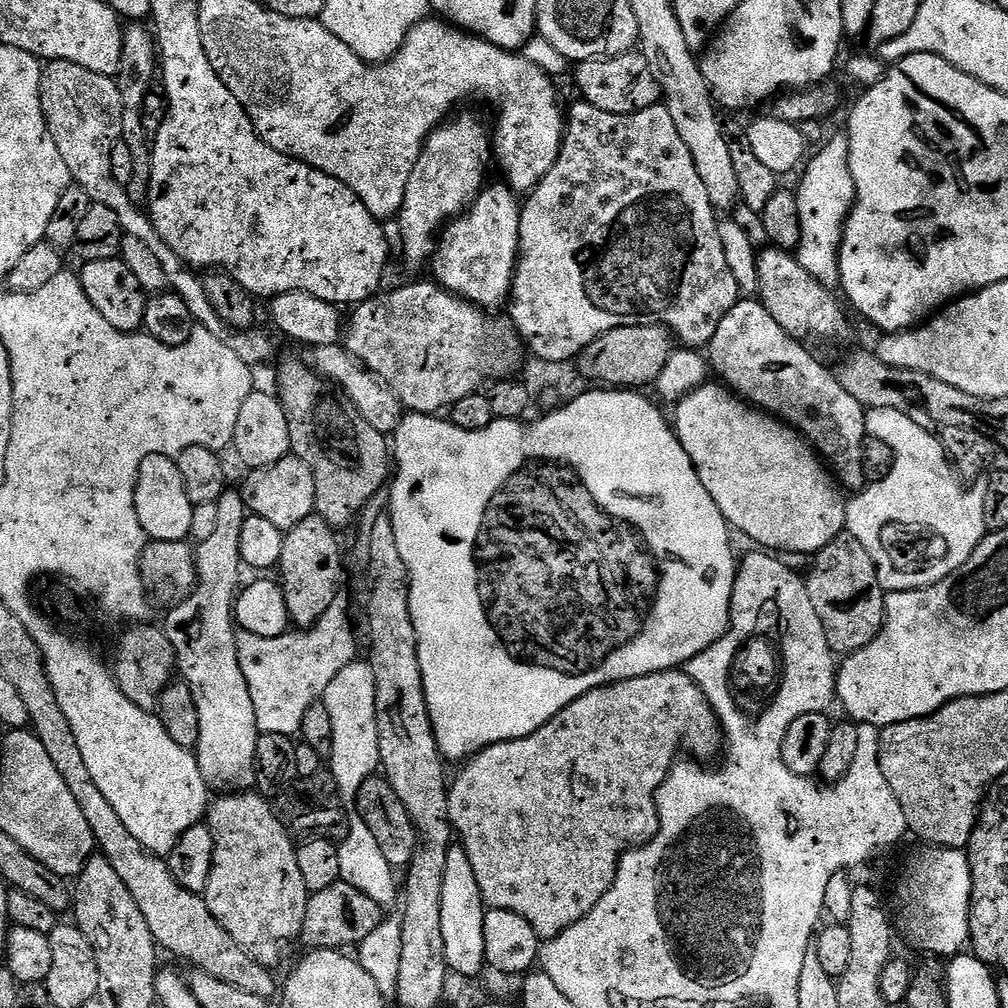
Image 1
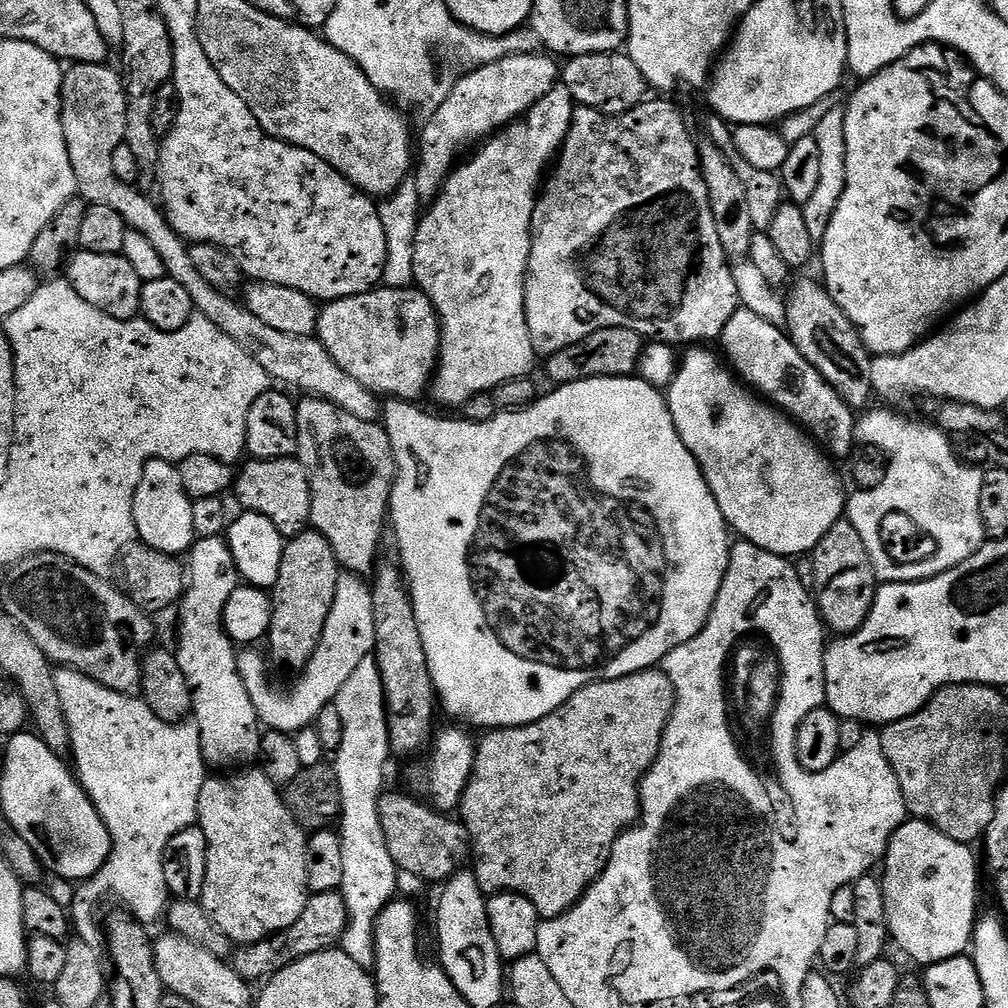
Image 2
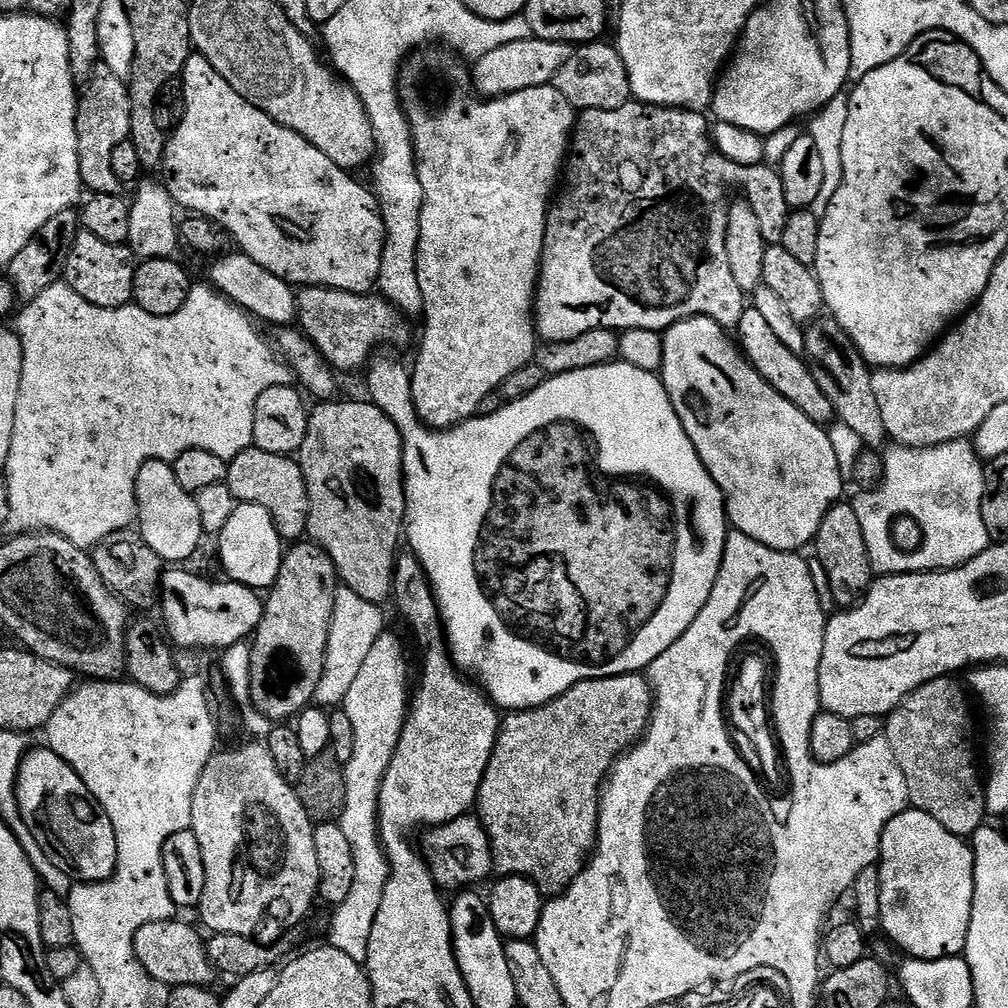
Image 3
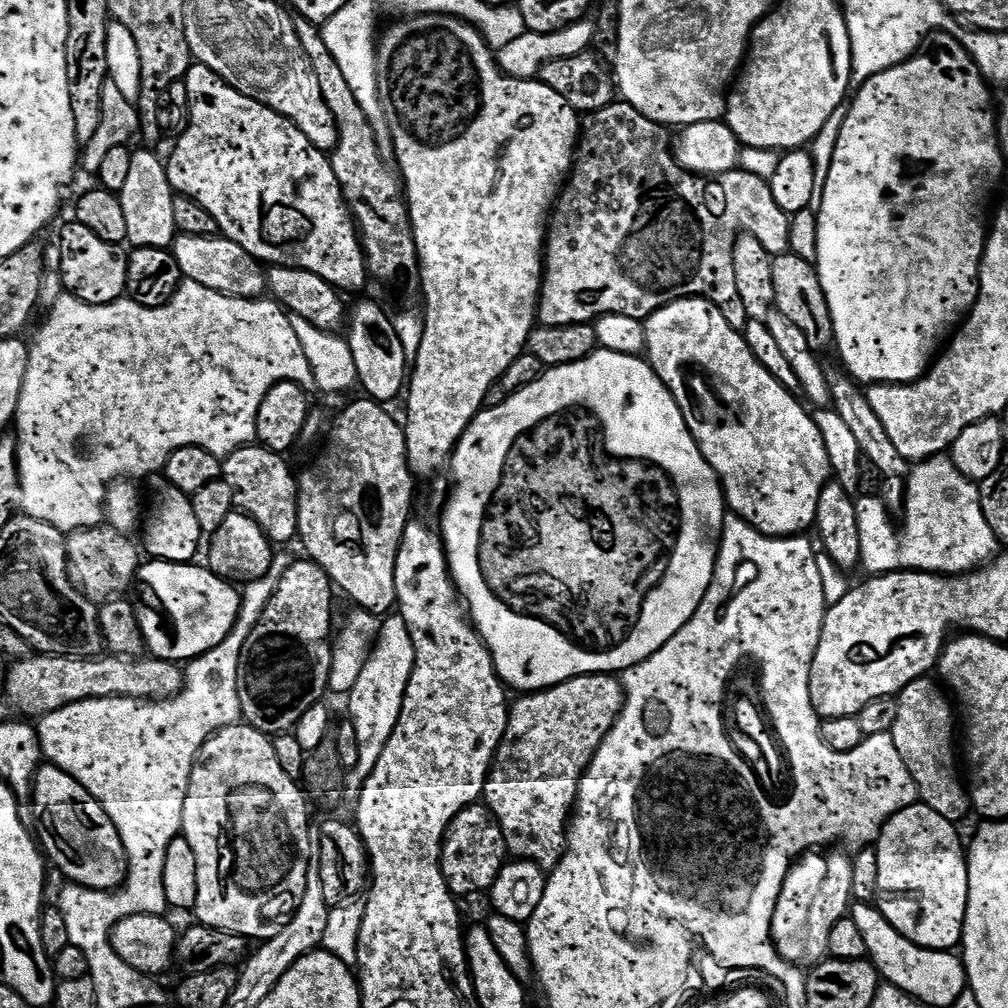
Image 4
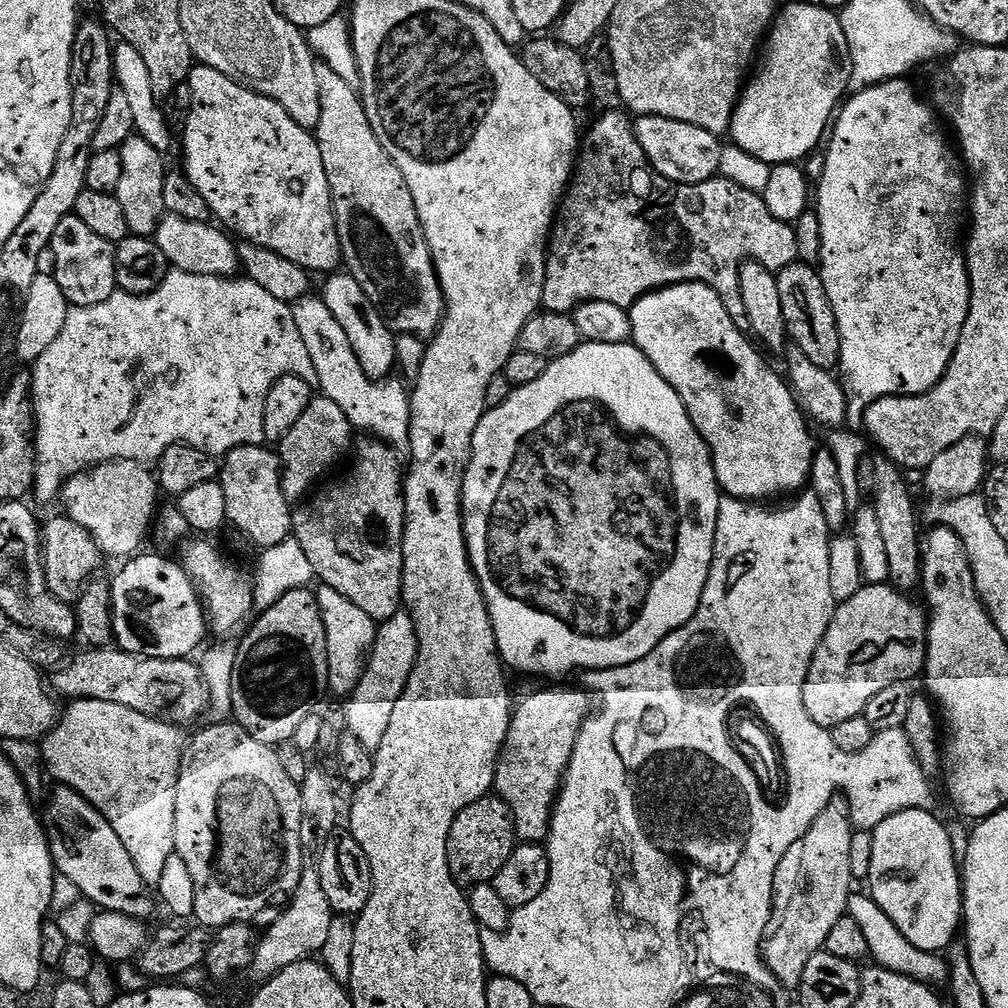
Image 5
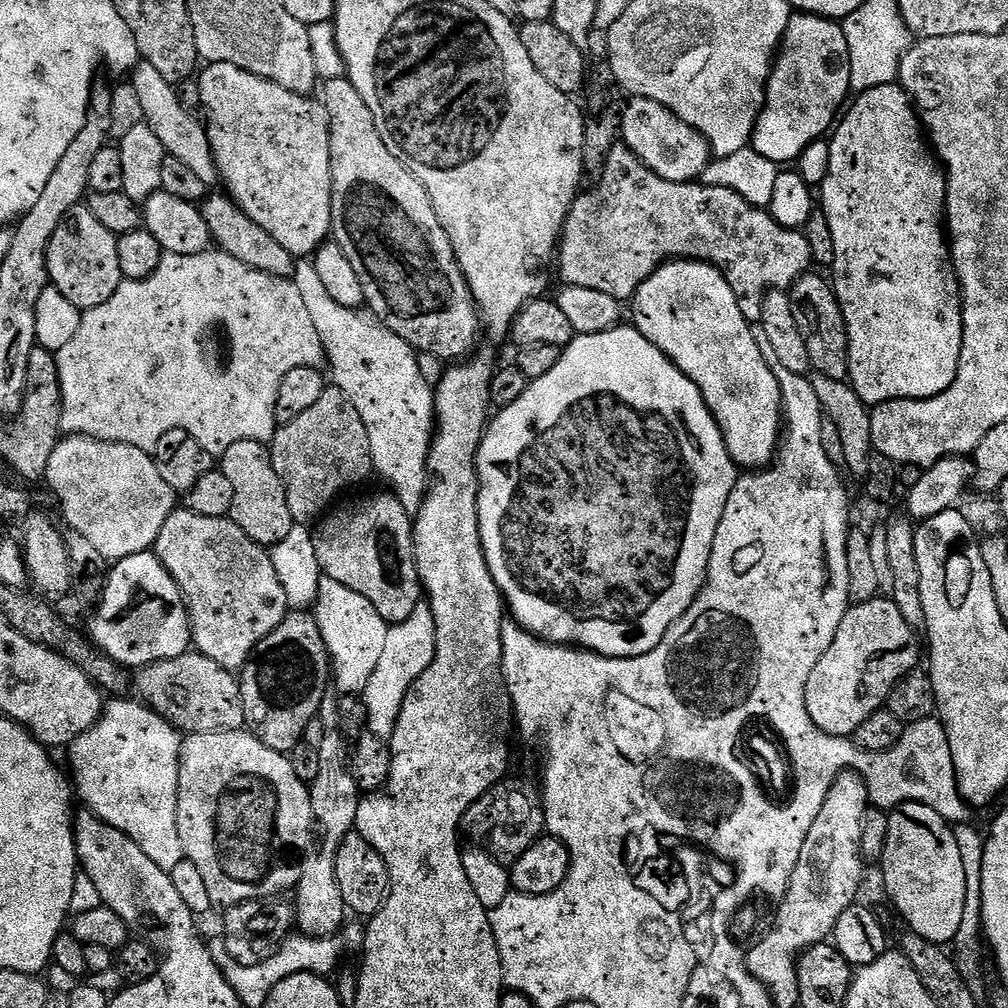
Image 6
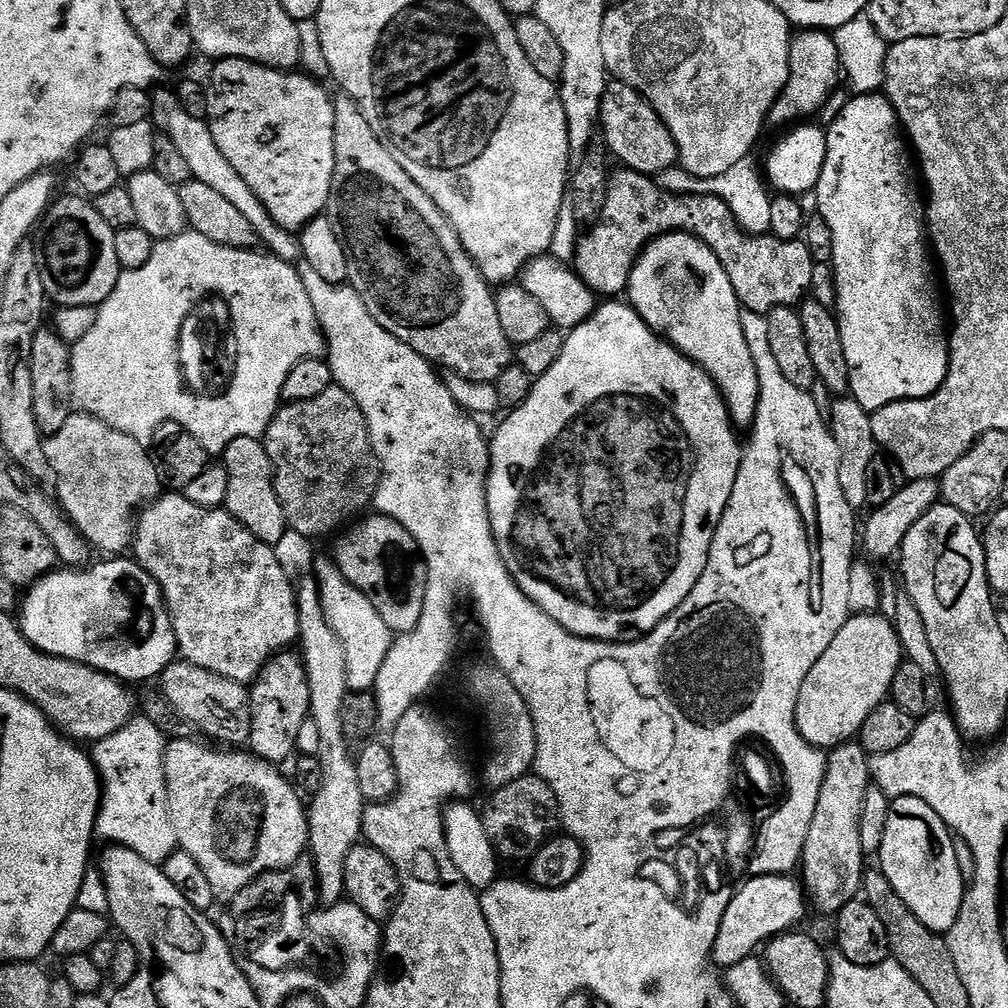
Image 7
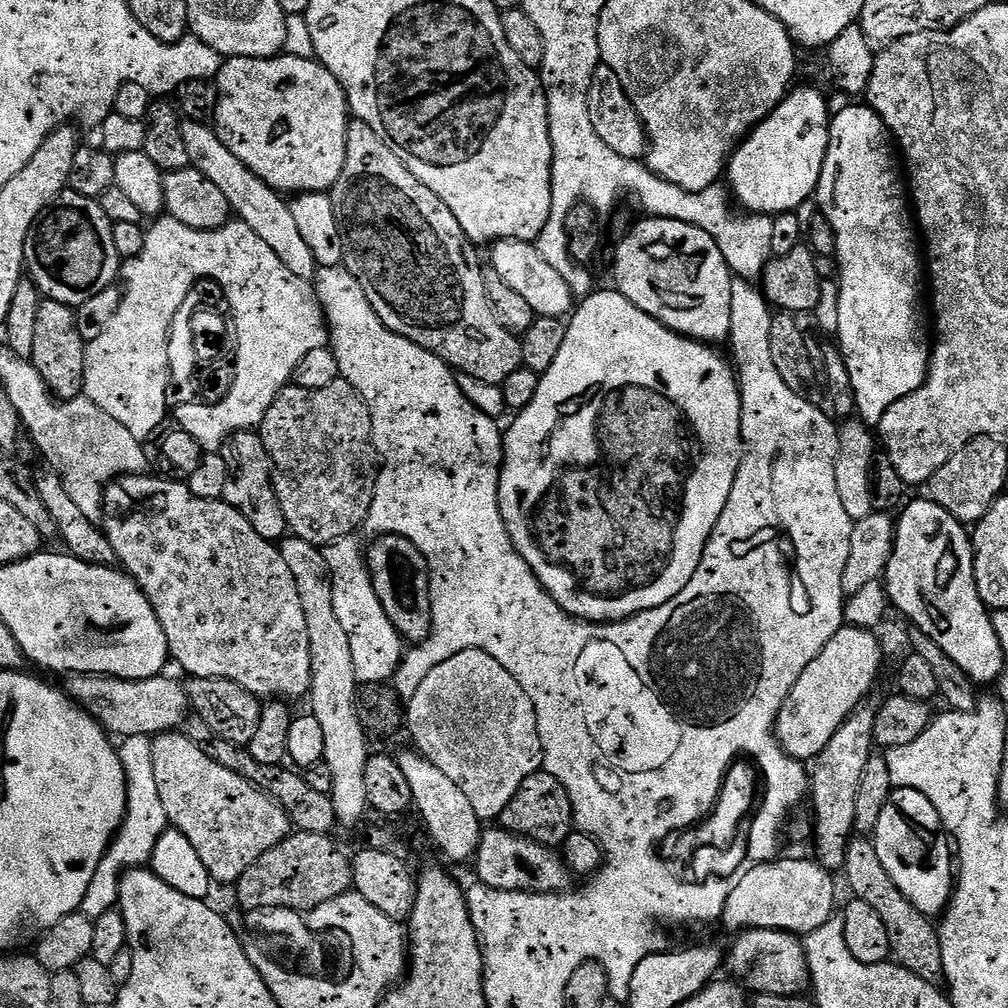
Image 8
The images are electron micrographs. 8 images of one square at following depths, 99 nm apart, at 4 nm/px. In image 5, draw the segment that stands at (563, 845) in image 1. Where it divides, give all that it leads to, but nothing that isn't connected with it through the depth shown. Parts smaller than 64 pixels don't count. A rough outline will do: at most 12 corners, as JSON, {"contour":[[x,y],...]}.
{"contour":[[548,688],[512,713],[494,788],[521,841],[552,814],[594,712]]}

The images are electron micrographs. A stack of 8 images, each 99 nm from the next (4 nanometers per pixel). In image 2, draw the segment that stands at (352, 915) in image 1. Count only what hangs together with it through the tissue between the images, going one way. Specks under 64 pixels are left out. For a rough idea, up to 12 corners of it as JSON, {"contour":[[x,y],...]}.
{"contour":[[340,892],[309,895],[294,926],[237,947],[243,980],[266,982],[343,941]]}

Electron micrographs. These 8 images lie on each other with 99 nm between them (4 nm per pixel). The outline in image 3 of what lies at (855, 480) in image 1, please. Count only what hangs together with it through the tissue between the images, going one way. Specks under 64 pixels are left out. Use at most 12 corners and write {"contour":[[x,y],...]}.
{"contour":[[755,306],[738,347],[782,398],[821,426],[832,403],[811,367],[778,342]]}

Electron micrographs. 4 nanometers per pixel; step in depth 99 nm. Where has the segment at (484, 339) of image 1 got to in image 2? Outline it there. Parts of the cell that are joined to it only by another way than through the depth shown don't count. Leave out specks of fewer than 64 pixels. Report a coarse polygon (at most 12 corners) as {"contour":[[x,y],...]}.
{"contour":[[419,288],[320,308],[330,358],[381,398],[419,401],[440,319]]}

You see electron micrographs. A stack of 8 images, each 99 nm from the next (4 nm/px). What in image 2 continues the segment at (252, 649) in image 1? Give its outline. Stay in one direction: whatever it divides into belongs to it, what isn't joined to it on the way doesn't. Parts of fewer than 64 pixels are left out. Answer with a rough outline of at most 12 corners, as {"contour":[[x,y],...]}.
{"contour":[[341,571],[323,637],[288,697],[260,655],[239,670],[269,731],[298,733],[375,651],[371,583]]}

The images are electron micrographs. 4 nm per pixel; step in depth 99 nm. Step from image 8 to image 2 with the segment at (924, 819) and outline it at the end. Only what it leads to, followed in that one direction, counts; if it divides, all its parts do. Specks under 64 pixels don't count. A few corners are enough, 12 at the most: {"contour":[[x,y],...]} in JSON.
{"contour":[[924,820],[882,861],[888,935],[920,966],[969,951],[980,876]]}

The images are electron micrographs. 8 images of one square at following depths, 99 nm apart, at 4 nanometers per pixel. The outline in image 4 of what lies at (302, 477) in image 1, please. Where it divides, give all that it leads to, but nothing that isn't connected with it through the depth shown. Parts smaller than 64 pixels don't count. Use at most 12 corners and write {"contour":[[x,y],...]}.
{"contour":[[249,446],[222,460],[234,505],[273,545],[298,536],[298,476]]}

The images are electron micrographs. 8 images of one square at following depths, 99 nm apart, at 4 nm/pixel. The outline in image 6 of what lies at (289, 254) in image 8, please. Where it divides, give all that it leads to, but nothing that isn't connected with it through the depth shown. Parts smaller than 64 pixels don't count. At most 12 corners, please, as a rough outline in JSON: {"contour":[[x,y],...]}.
{"contour":[[143,62],[131,69],[144,123],[165,153],[215,185],[208,129]]}

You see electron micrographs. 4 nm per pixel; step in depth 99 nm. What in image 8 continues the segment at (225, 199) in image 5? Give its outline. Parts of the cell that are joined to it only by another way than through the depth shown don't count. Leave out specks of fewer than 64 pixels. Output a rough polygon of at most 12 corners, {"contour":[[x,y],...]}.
{"contour":[[230,56],[222,142],[281,194],[328,192],[348,99],[319,60]]}

